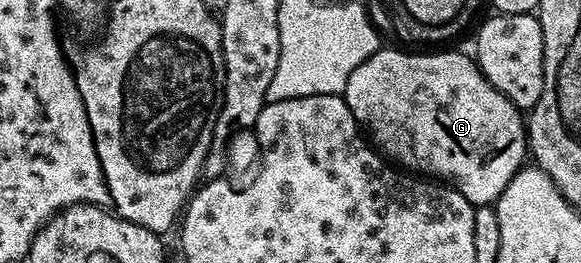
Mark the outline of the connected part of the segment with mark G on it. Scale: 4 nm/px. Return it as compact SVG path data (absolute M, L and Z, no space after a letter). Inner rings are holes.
M447 49L432 50L435 51L432 55L410 55L407 51L377 50L373 53L373 57L361 61L361 65L357 65L357 69L353 69L353 73L349 73L349 81L345 85L342 96L349 105L355 122L358 123L360 128L365 132L366 138L370 140L388 160L394 161L400 168L410 169L415 173L426 173L431 177L438 177L444 184L450 185L454 187L456 191L461 192L475 207L485 207L499 200L501 193L505 193L505 185L509 185L509 181L525 166L525 160L529 155L525 115L520 108L513 105L513 101L509 101L509 97L502 95L502 93L483 76L482 69L470 54L462 55L459 51L443 50Z

